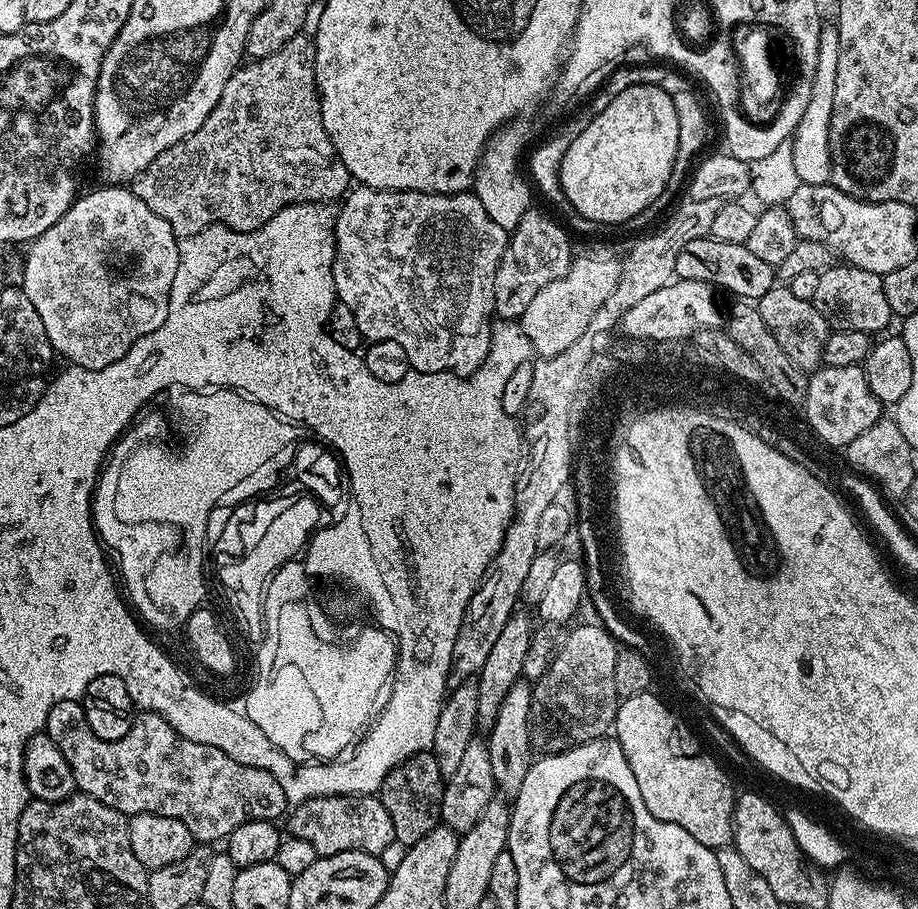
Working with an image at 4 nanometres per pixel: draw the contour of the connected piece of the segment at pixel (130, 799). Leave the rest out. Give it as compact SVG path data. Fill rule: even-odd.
M79 699L63 700L55 704L50 710L50 714L44 723L44 731L47 732L50 742L54 742L54 746L58 746L62 750L62 758L66 758L66 762L70 762L70 770L74 770L74 782L83 795L98 798L98 802L102 802L111 808L117 808L127 817L138 814L162 814L166 818L178 818L178 822L182 822L182 826L186 826L186 830L190 830L193 841L204 846L211 845L211 840L227 841L228 835L234 830L238 830L238 826L242 826L245 822L254 822L255 820L279 821L279 816L282 815L281 817L283 817L290 808L286 798L286 790L282 790L282 786L278 786L278 778L274 778L274 774L254 766L242 766L242 762L234 762L234 758L222 754L222 750L218 750L214 746L206 746L198 742L190 742L190 738L182 738L182 734L178 734L174 730L174 726L170 726L170 722L166 722L166 718L162 718L156 712L141 711L133 719L130 730L125 736L117 740L103 740L98 738L98 734L94 734L94 730L90 730L90 722L86 722L83 703Z

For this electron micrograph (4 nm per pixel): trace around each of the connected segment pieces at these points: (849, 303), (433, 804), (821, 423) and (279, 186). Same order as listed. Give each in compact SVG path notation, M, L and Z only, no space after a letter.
M847 262L837 263L820 273L814 303L817 310L828 319L829 325L837 332L880 334L885 331L883 328L894 320L890 305L886 303L883 276L870 270L854 268Z
M431 751L420 752L404 764L400 764L383 780L379 790L380 800L394 823L395 840L409 848L421 841L430 830L439 827L442 794L445 779L438 768L437 759Z
M859 364L829 368L821 366L808 376L808 389L804 399L803 419L820 444L829 448L843 450L848 447L862 430L870 430L874 422L882 418L882 405L874 398L874 390L870 390L870 382L866 382L866 374Z
M297 34L294 38L290 38L290 42L286 42L286 46L282 46L282 50L274 50L274 54L266 54L266 58L252 60L237 68L236 73L230 78L230 82L226 82L226 90L222 90L222 98L218 98L218 106L214 106L214 110L210 110L206 122L202 122L202 126L198 126L198 130L194 130L194 134L182 138L182 142L170 146L170 150L162 150L162 154L158 154L158 158L154 158L154 162L150 162L150 166L146 166L146 170L139 172L130 182L133 194L142 198L142 202L146 202L146 206L150 206L150 210L154 210L154 214L158 214L158 218L166 218L166 222L170 222L170 230L174 230L177 238L193 236L206 230L212 224L224 224L234 232L252 232L255 228L261 228L263 224L270 222L270 218L274 218L274 214L278 214L278 210L282 210L286 206L331 204L339 201L349 191L350 177L346 166L338 158L338 154L322 126L320 95L316 89L316 71L314 70L315 53L315 43L309 37Z

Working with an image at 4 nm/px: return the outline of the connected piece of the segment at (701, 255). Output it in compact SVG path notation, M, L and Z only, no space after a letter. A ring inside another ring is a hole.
M710 235L688 240L686 246L682 246L676 259L676 274L682 280L706 282L714 287L735 289L744 302L760 301L762 294L770 291L778 280L773 265L762 262L762 258L757 258L747 244L718 242Z

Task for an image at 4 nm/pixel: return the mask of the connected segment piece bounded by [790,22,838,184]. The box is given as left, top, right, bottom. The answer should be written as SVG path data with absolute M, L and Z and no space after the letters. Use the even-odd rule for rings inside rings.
M835 23L821 27L818 38L818 66L813 71L814 90L810 90L810 102L806 102L806 114L792 132L791 145L794 154L794 171L802 184L827 184L832 171L832 159L828 153L828 119L834 110L834 90L838 78L838 30Z

